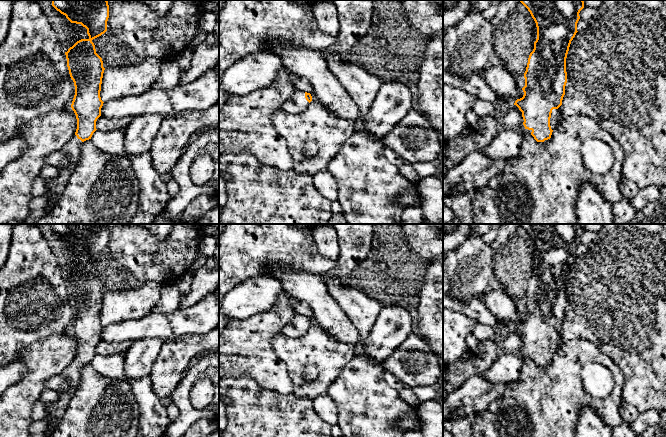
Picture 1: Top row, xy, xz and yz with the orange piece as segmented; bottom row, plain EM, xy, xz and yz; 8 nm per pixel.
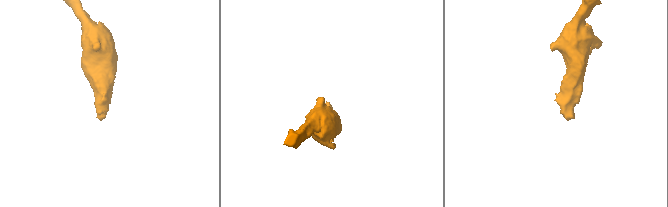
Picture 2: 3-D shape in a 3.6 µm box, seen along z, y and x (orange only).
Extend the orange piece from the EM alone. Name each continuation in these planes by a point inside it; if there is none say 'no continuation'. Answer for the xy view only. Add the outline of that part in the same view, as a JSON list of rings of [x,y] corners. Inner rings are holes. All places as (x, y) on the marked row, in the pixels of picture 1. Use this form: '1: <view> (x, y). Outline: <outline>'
1: xy (57, 185). Outline: [[[74,135],[73,138],[62,148],[64,153],[68,156],[69,162],[65,167],[59,168],[59,174],[56,178],[47,180],[46,184],[50,188],[51,195],[48,196],[46,208],[42,210],[42,215],[46,215],[53,206],[58,203],[68,183],[71,172],[79,163],[81,144],[82,141]]]

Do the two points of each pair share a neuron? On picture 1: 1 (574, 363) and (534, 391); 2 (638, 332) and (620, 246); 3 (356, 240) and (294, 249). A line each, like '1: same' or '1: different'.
1: same
2: same
3: different

